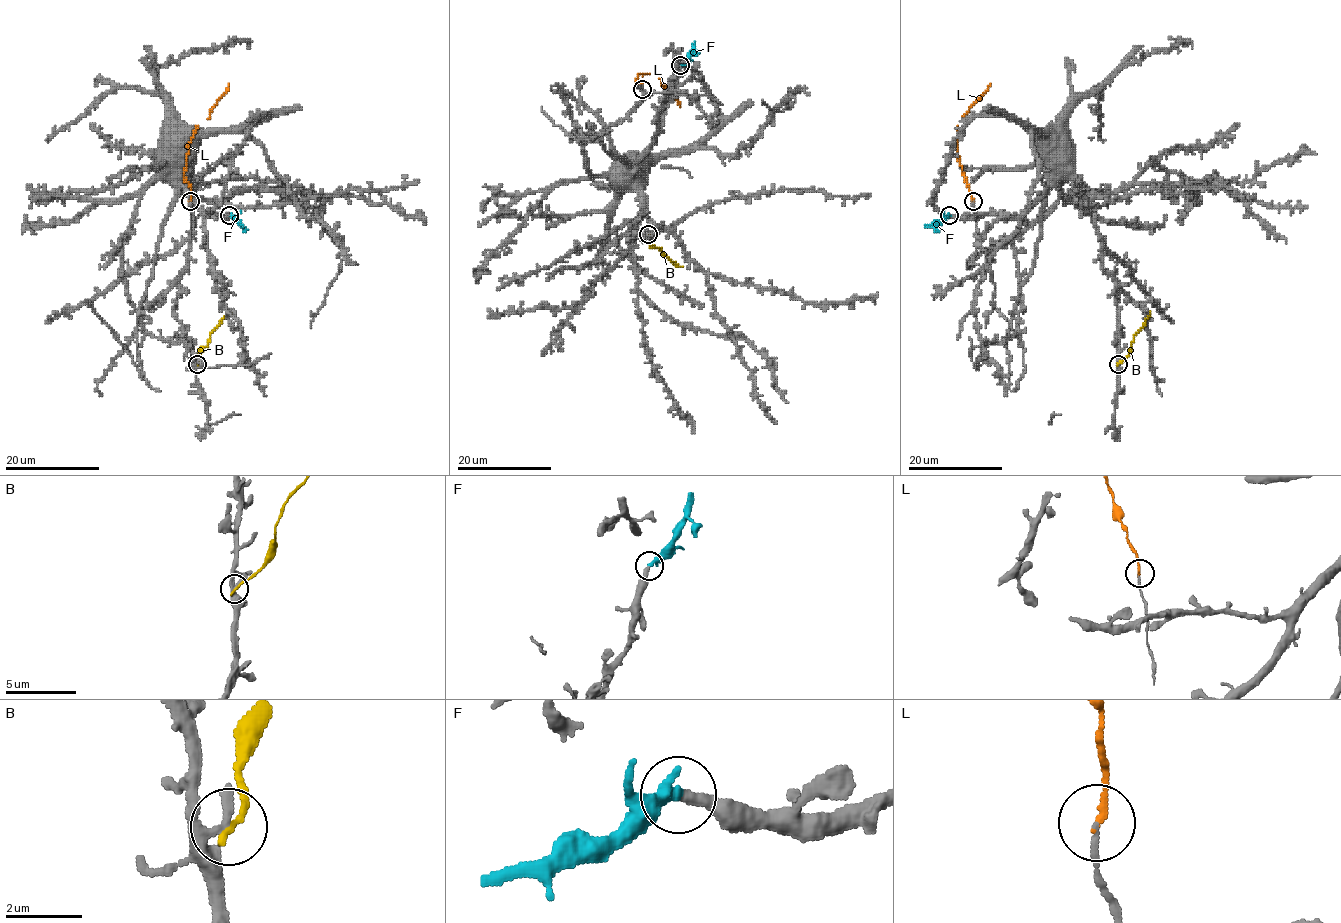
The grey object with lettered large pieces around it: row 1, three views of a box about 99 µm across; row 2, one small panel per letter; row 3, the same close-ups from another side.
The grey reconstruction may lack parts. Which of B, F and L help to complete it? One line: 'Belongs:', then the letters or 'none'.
Belongs: F, L

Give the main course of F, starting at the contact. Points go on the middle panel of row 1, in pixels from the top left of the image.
F: (681, 65), (693, 50), (696, 56)

